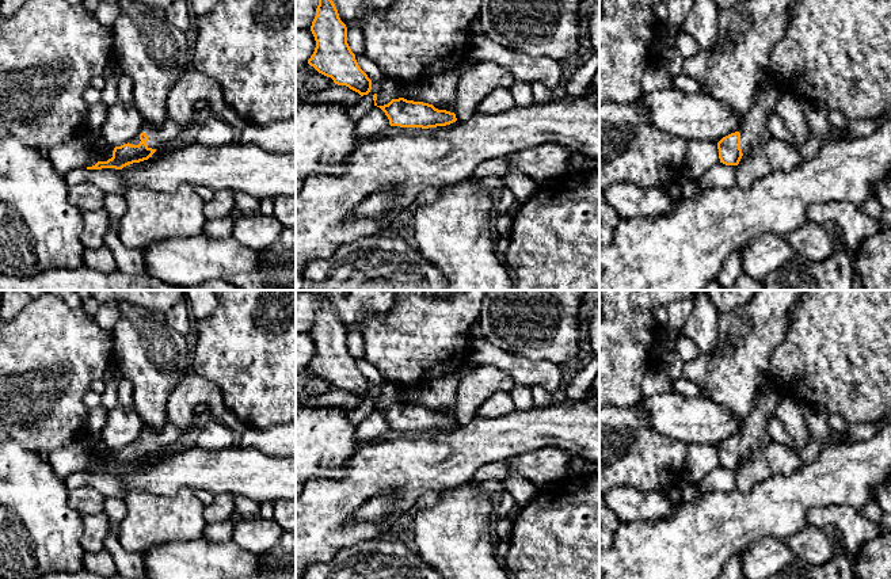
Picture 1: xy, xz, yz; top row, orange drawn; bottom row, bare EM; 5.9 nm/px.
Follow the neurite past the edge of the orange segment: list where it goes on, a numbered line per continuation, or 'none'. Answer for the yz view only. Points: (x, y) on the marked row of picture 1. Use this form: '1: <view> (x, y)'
1: yz (753, 130)

